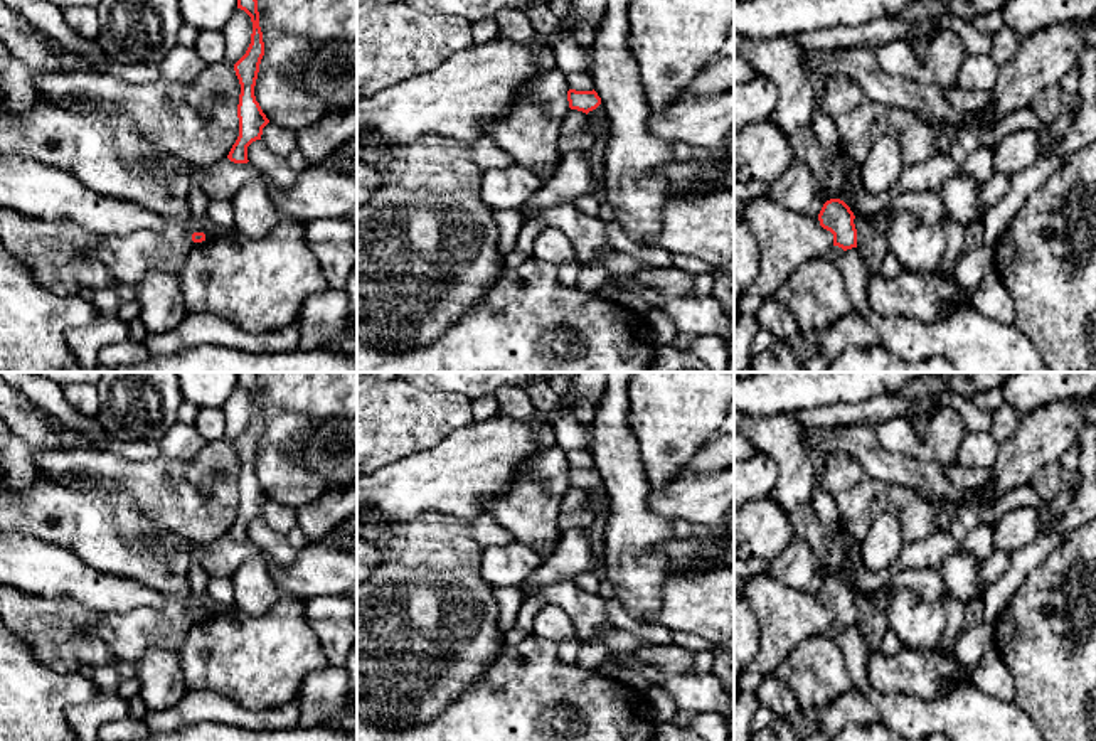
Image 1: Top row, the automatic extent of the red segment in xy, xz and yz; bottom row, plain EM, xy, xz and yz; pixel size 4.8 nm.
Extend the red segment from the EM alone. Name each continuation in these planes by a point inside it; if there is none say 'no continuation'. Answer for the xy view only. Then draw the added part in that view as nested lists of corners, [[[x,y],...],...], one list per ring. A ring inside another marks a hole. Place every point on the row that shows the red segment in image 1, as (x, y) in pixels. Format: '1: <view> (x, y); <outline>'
no continuation

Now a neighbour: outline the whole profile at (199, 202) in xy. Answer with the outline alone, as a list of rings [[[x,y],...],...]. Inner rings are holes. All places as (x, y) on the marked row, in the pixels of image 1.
[[[205,165],[190,167],[189,209],[192,217],[204,217],[212,200],[205,195],[200,185],[204,172],[205,172]]]

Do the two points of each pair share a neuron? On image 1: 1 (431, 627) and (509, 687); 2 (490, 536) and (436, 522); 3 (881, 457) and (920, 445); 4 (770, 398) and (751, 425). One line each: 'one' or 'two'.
1: two
2: two
3: two
4: two

